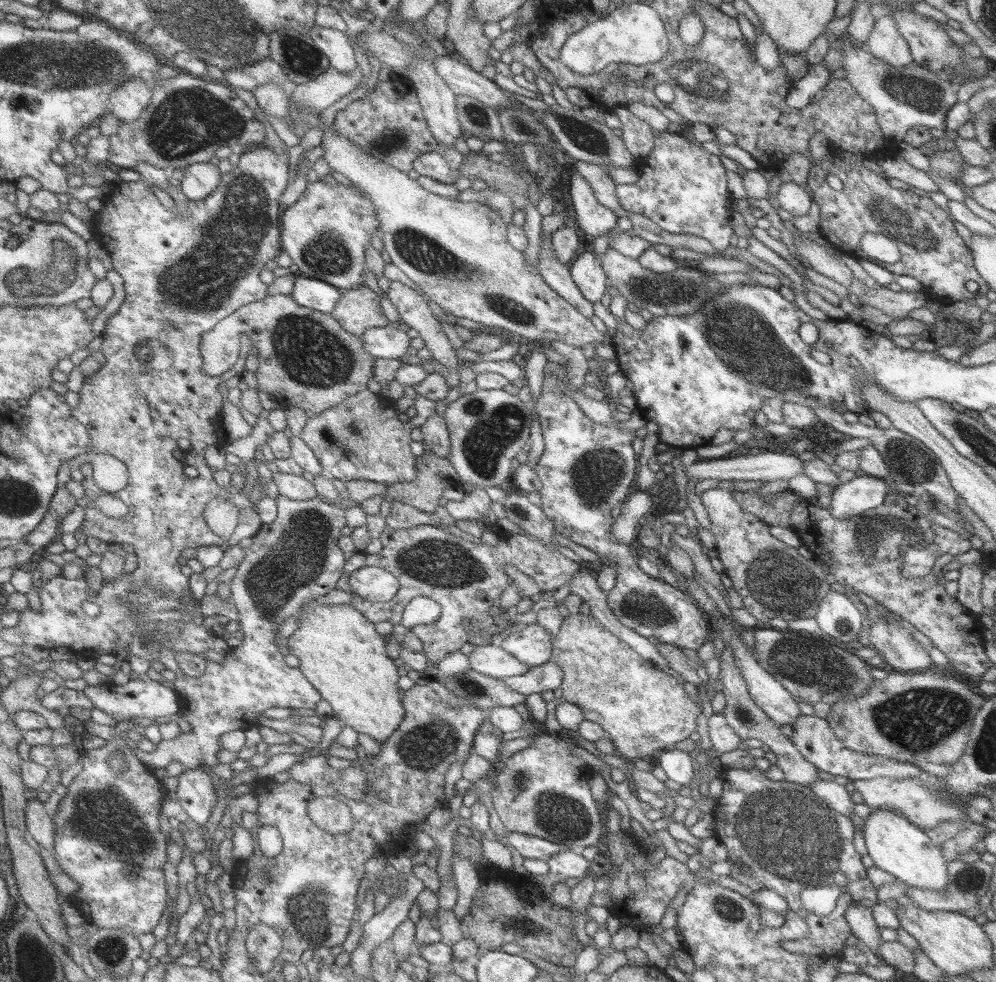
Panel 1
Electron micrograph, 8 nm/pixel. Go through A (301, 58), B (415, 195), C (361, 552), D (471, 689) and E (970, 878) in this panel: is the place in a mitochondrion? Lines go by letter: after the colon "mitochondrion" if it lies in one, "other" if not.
A: mitochondrion
B: other
C: other
D: mitochondrion
E: mitochondrion

